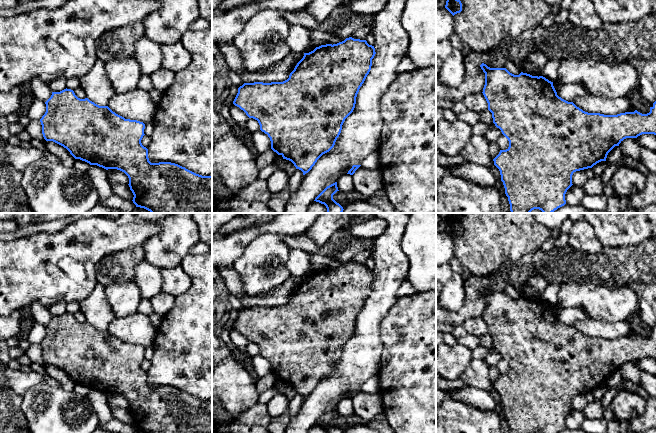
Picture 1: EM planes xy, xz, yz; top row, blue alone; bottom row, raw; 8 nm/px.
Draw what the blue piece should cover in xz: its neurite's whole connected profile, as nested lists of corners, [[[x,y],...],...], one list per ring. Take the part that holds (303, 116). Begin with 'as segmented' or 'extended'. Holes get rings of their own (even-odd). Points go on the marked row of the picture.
as segmented; [[[346,38],[337,44],[316,47],[297,63],[289,78],[283,82],[244,83],[238,88],[233,104],[243,110],[249,118],[258,121],[260,130],[268,135],[271,149],[283,159],[291,161],[296,169],[308,173],[317,160],[329,152],[339,137],[345,119],[353,112],[356,97],[372,66],[376,52],[366,40]]]

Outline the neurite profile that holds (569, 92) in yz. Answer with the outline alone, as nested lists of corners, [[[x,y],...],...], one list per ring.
[[[558,81],[553,82],[557,95],[562,99],[572,102],[577,97],[589,94],[581,84],[560,84]]]

